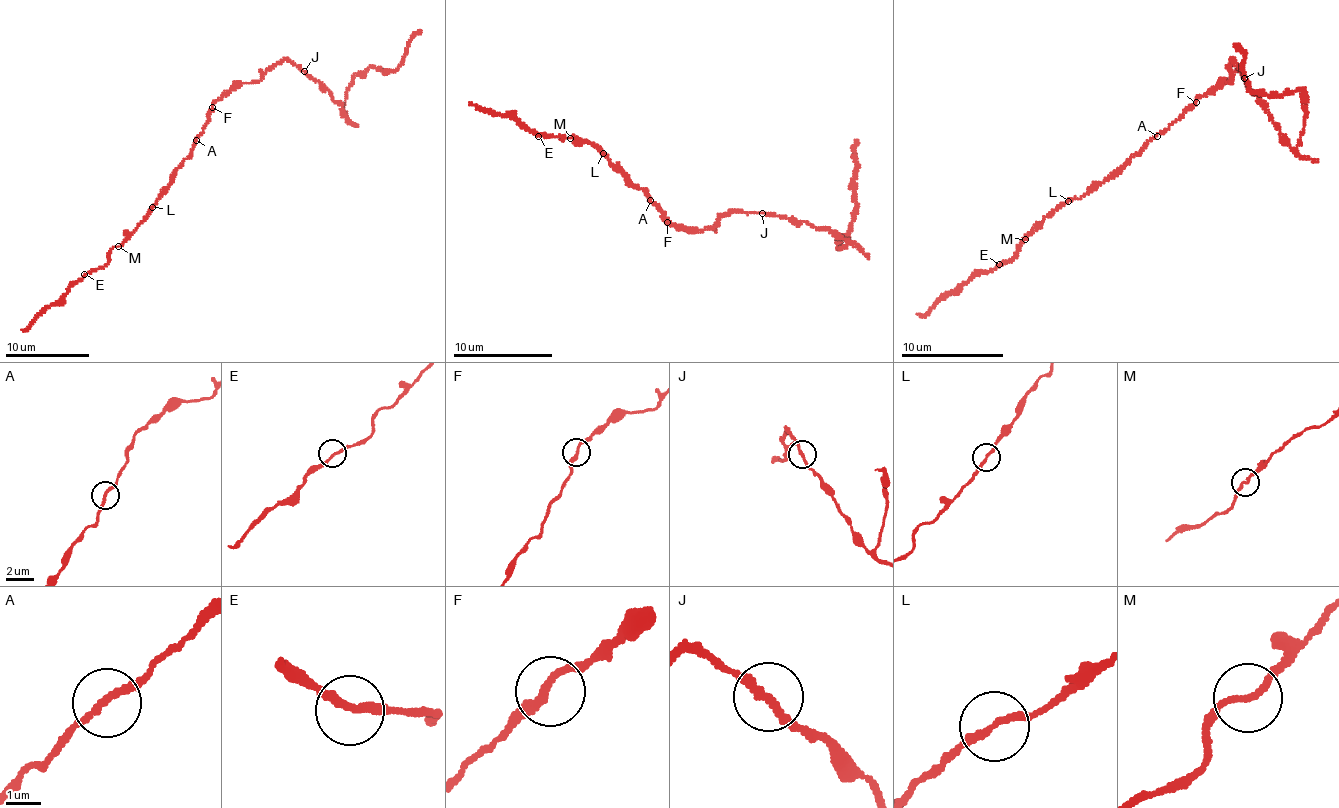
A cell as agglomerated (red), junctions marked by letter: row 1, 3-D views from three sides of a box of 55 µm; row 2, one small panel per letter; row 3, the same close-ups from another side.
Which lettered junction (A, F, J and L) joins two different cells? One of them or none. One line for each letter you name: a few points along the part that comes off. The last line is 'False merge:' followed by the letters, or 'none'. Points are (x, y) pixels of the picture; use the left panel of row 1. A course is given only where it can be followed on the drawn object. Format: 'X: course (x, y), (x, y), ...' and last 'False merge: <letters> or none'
False merge: none

